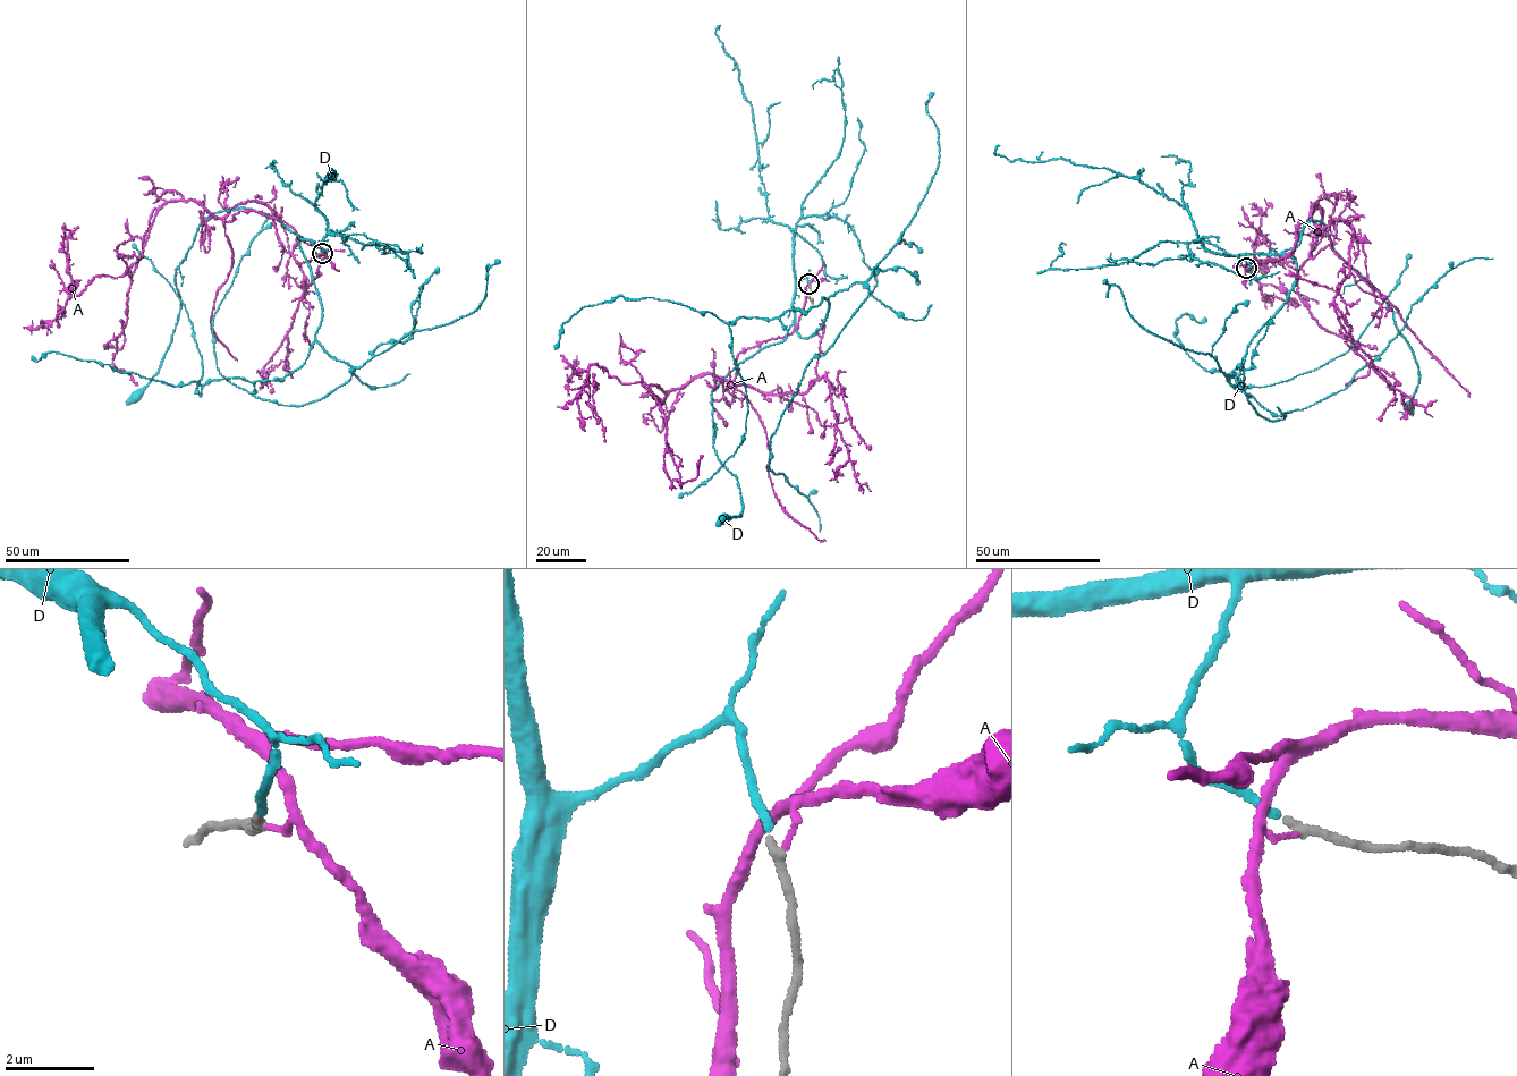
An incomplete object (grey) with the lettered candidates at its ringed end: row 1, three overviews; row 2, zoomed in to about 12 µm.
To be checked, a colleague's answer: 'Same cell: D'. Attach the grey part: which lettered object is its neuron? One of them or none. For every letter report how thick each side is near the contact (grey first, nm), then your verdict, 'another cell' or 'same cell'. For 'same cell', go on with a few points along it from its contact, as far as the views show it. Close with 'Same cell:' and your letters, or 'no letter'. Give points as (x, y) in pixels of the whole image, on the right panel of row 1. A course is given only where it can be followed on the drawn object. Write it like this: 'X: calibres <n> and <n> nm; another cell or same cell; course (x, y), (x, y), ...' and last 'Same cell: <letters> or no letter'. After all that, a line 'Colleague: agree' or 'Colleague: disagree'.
A: calibres 240 and 120 nm; another cell
D: calibres 200 and 170 nm; same cell; course (1246, 268), (1245, 254), (1282, 253), (1307, 221), (1321, 222), (1414, 356), (1408, 406)
Same cell: D
Colleague: agree

